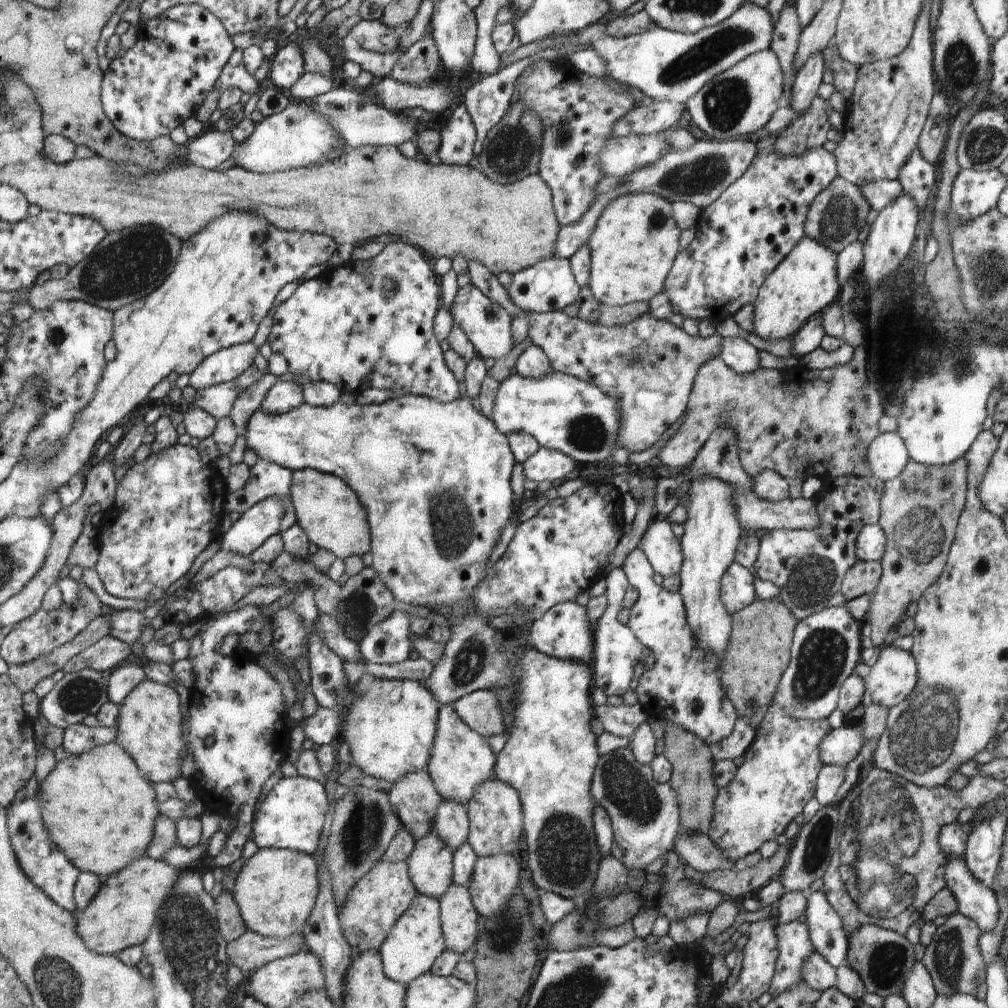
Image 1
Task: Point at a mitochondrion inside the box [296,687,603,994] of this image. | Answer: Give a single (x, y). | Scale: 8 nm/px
(564, 849)

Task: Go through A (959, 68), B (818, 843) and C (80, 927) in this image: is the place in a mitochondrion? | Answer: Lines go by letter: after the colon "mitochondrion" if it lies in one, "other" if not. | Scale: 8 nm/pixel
A: mitochondrion
B: mitochondrion
C: other

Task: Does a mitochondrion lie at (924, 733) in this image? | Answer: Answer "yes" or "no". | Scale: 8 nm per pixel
yes

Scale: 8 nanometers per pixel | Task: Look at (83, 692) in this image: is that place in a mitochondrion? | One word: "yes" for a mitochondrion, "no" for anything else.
yes

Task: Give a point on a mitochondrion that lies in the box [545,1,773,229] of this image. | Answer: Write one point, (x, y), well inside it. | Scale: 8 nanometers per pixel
(699, 58)

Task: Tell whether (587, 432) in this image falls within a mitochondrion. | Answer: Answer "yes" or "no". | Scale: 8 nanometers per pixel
yes

